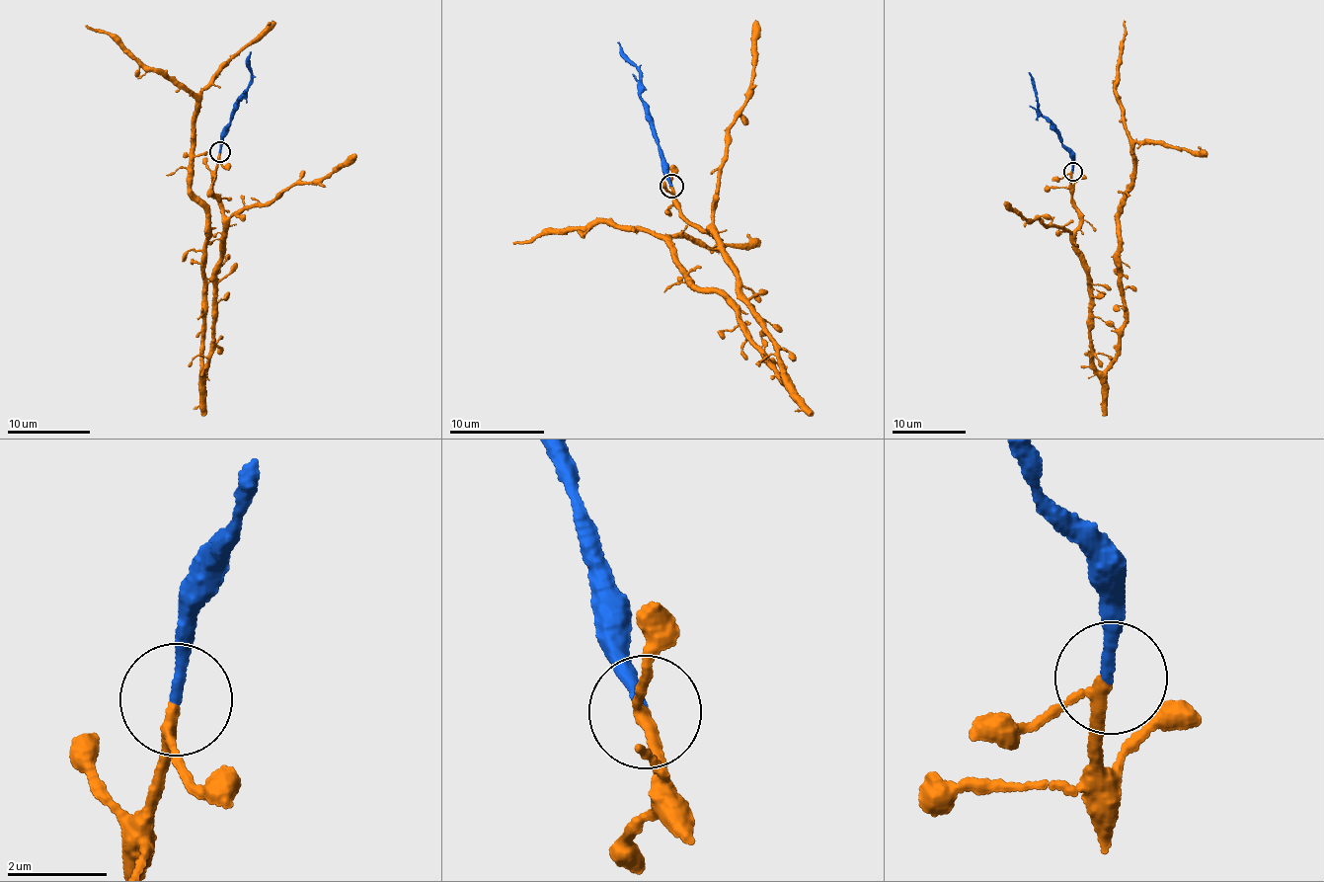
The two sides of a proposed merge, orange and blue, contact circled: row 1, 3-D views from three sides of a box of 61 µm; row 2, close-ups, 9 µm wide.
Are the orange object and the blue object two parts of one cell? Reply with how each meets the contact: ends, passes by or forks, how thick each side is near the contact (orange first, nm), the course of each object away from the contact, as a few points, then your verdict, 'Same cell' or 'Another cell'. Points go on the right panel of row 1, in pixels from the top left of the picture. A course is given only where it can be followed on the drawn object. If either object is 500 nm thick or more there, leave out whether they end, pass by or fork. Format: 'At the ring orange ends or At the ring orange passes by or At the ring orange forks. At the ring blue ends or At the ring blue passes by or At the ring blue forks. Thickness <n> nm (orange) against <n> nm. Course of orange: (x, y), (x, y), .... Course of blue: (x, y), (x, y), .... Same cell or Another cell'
At the ring orange passes by. At the ring blue ends. Thickness 200 nm (orange) against 200 nm. Course of orange: (1072, 170), (1103, 373), (1125, 321), (1125, 20). Course of blue: (1072, 171), (1071, 149), (1061, 142), (1053, 122), (1042, 115), (1033, 77), (1029, 72). Same cell

